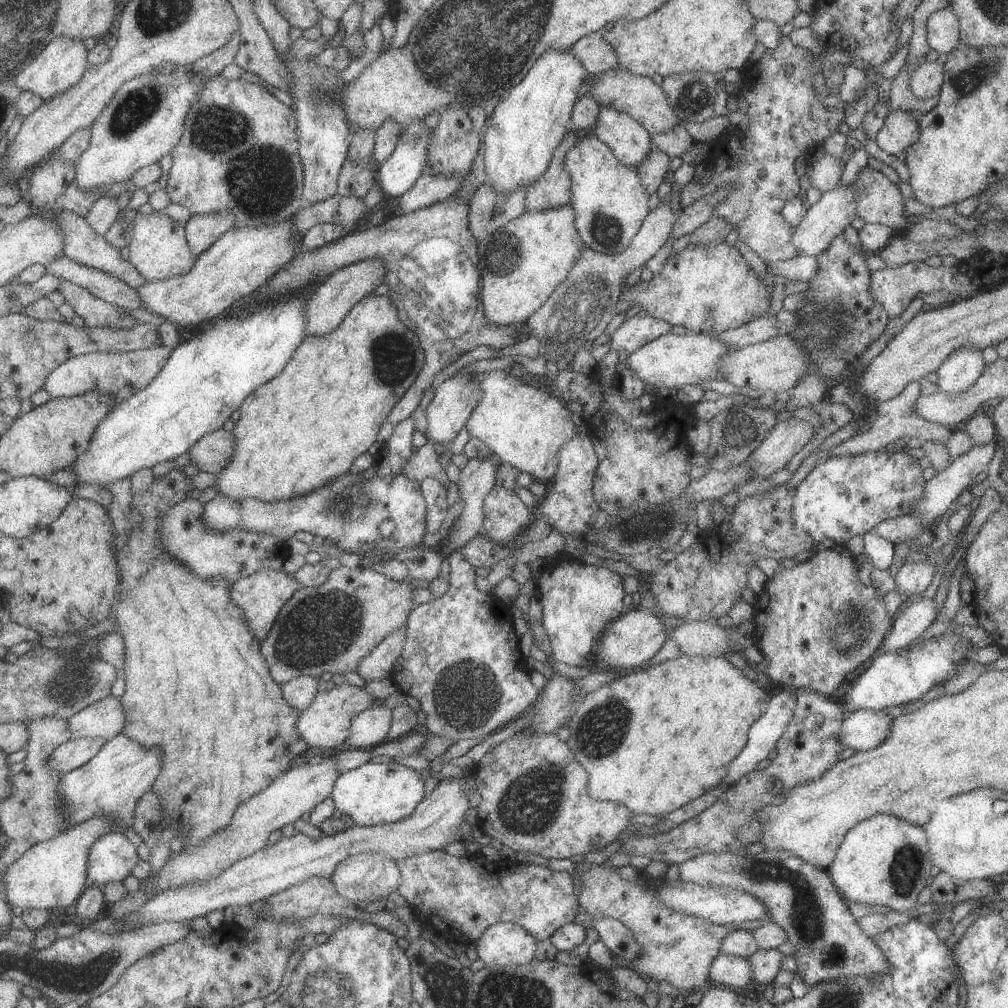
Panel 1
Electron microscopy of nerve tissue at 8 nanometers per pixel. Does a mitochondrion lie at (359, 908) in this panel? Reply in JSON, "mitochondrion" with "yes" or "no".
{"mitochondrion":"no"}

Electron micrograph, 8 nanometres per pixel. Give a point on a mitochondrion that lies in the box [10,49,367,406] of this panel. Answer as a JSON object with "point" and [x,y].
{"point":[263,182]}

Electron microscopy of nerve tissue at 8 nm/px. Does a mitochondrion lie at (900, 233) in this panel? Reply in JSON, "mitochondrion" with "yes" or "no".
{"mitochondrion":"no"}

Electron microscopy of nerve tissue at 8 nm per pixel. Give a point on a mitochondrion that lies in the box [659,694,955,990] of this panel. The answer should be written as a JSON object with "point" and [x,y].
{"point":[805,909]}

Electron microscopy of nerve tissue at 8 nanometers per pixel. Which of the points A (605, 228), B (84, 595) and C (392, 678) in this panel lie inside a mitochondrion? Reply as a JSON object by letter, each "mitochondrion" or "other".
{"A":"mitochondrion","B":"other","C":"other"}

